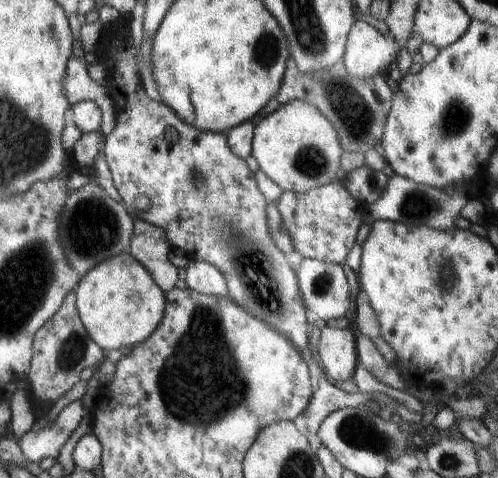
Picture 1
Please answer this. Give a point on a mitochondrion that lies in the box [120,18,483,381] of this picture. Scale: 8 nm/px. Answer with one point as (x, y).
(254, 270)

